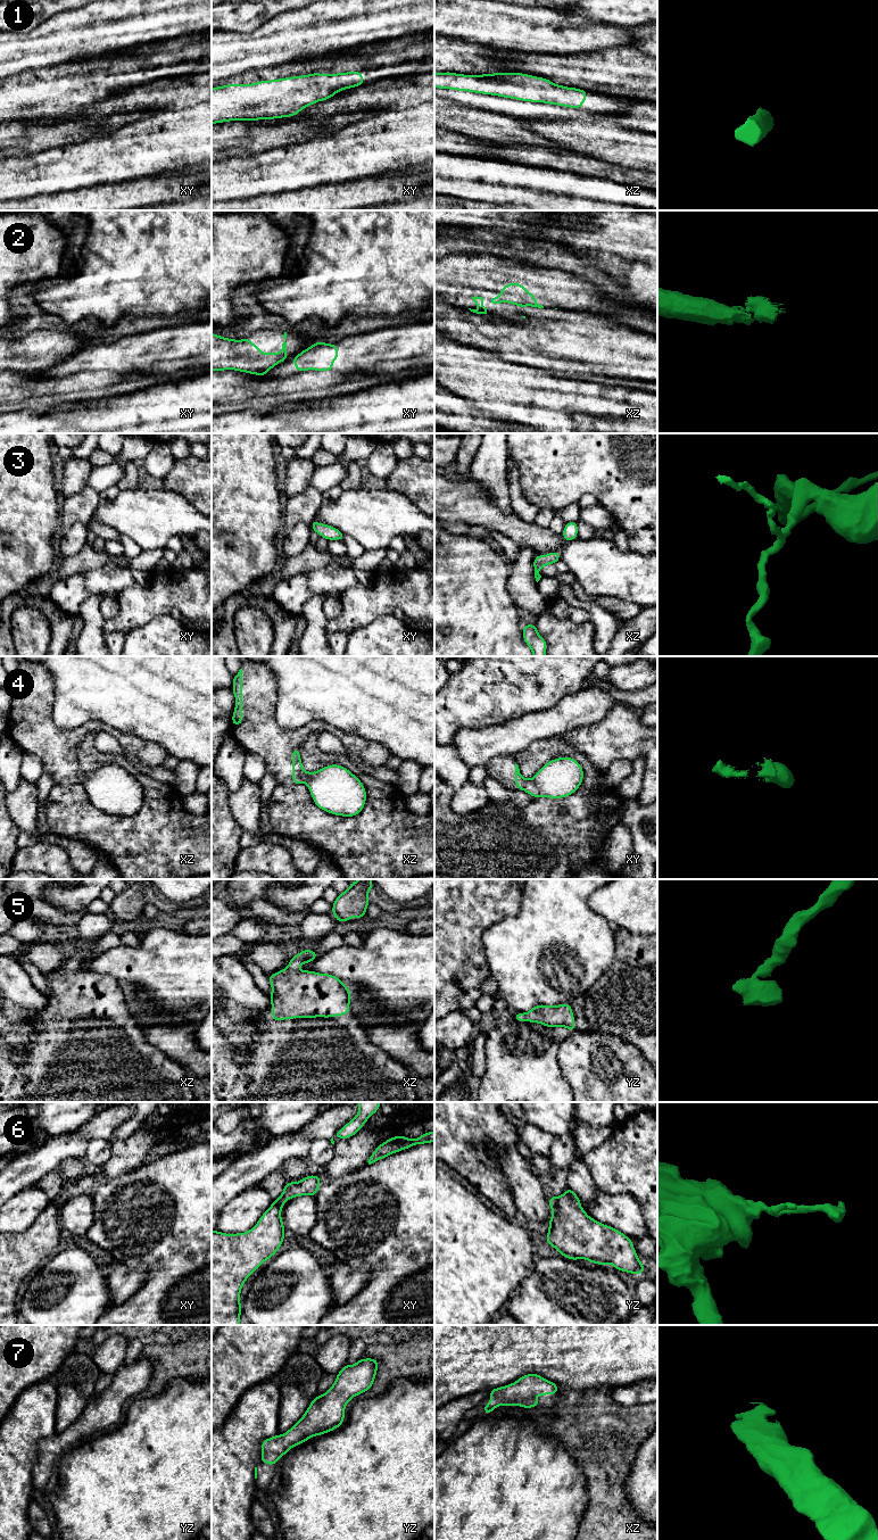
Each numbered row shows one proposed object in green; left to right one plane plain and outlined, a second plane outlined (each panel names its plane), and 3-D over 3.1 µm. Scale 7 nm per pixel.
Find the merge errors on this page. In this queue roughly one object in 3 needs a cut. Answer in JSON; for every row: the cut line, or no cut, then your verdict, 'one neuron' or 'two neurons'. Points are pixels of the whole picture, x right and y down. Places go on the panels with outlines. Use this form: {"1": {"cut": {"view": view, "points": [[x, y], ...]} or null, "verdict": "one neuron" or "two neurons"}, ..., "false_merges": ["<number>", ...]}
{"1": {"cut": null, "verdict": "one neuron"}, "2": {"cut": {"view": "xz", "points": [[479, 308], [488, 313]]}, "verdict": "two neurons"}, "3": {"cut": null, "verdict": "one neuron"}, "4": {"cut": null, "verdict": "one neuron"}, "5": {"cut": null, "verdict": "one neuron"}, "6": {"cut": {"view": "yz", "points": [[557, 1198], [557, 1203], [553, 1209]]}, "verdict": "two neurons"}, "7": {"cut": null, "verdict": "one neuron"}, "false_merges": ["2", "6"]}

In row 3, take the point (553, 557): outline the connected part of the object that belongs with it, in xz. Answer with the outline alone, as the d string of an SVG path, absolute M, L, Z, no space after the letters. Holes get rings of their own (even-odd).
M553 552L546 555L537 555L533 560L533 570L535 570L535 578L536 581L538 582L541 578L539 574L539 570L542 566L546 566L548 564L555 564L560 561L561 553L560 552Z

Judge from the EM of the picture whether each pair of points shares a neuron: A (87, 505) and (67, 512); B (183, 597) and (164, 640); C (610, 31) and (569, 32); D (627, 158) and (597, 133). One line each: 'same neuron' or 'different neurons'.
A: same neuron
B: different neurons
C: same neuron
D: same neuron

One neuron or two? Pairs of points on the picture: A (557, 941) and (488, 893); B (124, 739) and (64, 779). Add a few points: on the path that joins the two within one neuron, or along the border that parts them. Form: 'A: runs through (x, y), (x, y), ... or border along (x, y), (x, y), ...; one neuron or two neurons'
A: border along (521, 891), (520, 911), (494, 924); two neurons
B: runs through (101, 728), (83, 729), (61, 750), (61, 756); one neuron

